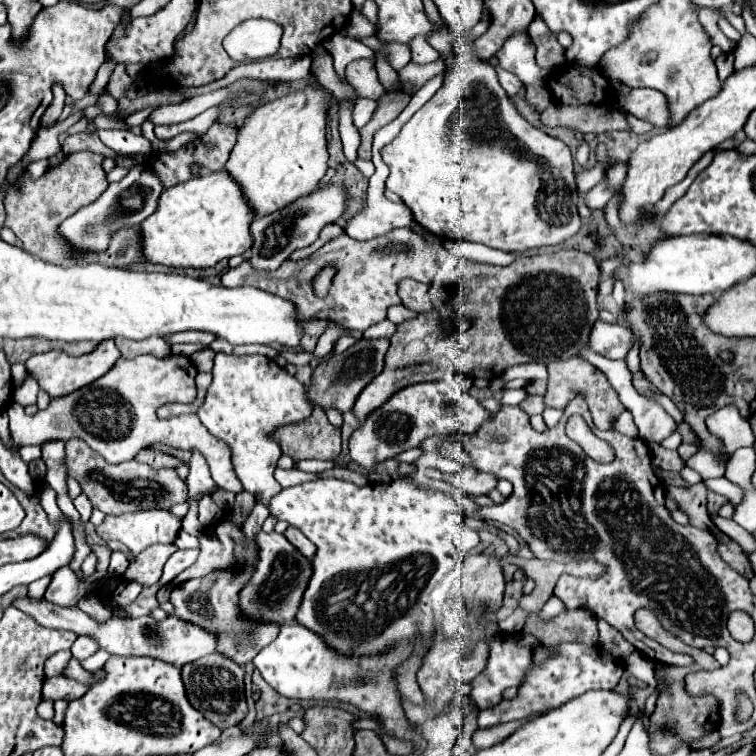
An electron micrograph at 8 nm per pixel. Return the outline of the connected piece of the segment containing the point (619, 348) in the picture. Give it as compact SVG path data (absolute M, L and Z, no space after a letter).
M597 320L589 338L589 348L607 358L627 358L629 350L639 346L639 336L623 324L607 324Z

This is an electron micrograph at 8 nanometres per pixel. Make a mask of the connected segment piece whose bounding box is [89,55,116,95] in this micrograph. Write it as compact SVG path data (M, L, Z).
M107 55L104 63L101 65L97 72L94 82L90 86L89 92L91 94L99 95L101 93L102 89L108 83L109 77L115 67L115 62L113 62Z

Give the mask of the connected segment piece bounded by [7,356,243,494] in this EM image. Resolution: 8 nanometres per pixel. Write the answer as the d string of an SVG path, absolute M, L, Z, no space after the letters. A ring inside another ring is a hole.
M137 356L133 360L119 358L109 374L67 396L51 398L51 404L35 416L27 416L21 404L11 404L7 408L11 436L19 446L41 446L43 442L57 438L81 438L109 464L129 462L141 448L155 444L169 444L183 450L197 448L207 458L215 484L221 490L239 494L243 492L243 486L239 484L231 464L231 448L221 440L215 440L215 436L199 424L197 416L179 416L171 420L159 420L155 416L159 406L167 402L187 402L187 398L197 394L195 374L195 364L187 356L169 356L163 360L155 356Z

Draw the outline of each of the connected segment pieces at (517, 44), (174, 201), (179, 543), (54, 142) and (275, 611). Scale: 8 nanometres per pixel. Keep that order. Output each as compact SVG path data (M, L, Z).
M515 32L515 36L509 36L495 58L501 68L517 74L525 86L545 84L547 80L547 74L535 64L535 46L531 44L527 32Z
M225 170L197 176L163 190L157 210L141 222L143 258L151 264L175 268L211 268L223 258L233 258L251 248L251 222L251 208Z
M180 530L174 544L178 549L198 548L199 540L197 536L190 535L184 530Z
M77 112L77 114L71 114L67 120L51 126L51 128L41 128L35 136L35 140L31 142L31 148L27 150L27 156L23 156L23 164L31 164L31 162L37 162L37 160L43 160L47 158L49 154L57 154L59 152L59 134L65 132L69 126L73 126L75 122L79 122L83 118L83 112Z
M261 532L257 536L257 542L261 546L261 562L257 564L257 570L253 572L251 580L239 592L239 614L243 616L243 620L255 620L259 624L279 624L279 626L289 624L295 620L295 612L299 610L303 592L307 590L307 580L311 578L311 560L305 558L283 534Z

